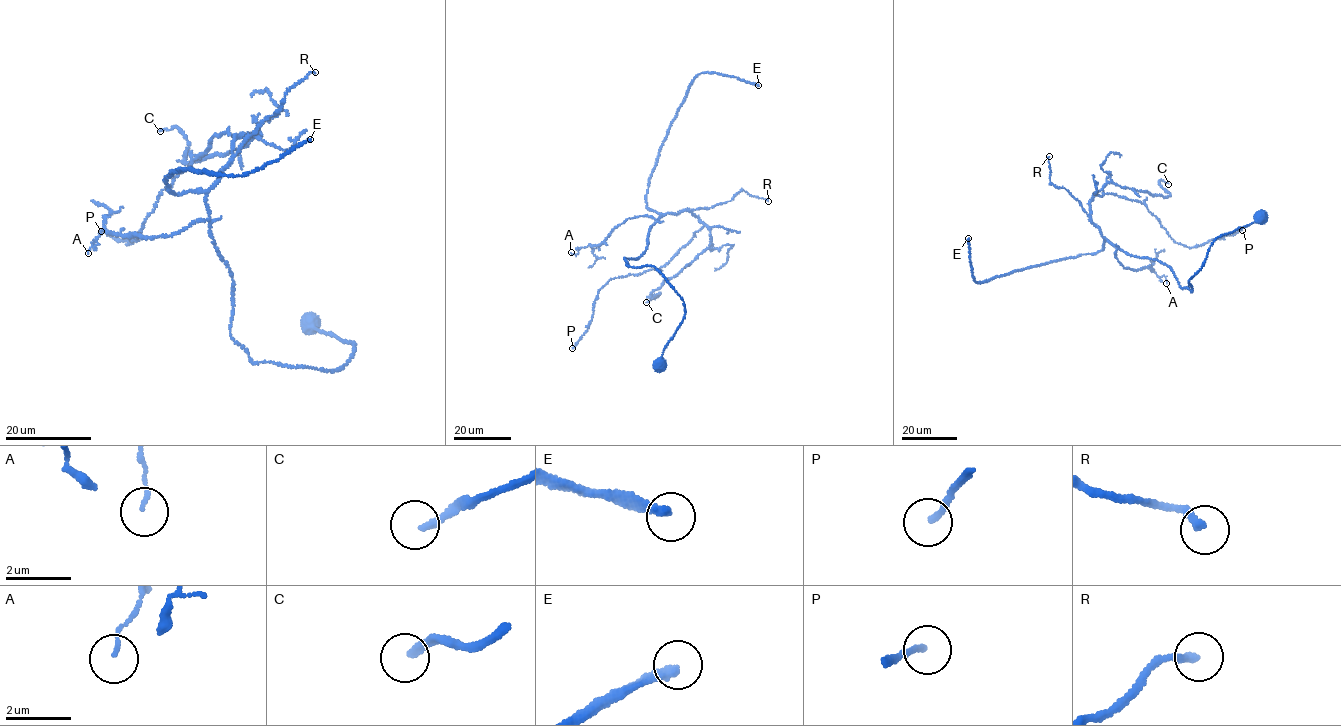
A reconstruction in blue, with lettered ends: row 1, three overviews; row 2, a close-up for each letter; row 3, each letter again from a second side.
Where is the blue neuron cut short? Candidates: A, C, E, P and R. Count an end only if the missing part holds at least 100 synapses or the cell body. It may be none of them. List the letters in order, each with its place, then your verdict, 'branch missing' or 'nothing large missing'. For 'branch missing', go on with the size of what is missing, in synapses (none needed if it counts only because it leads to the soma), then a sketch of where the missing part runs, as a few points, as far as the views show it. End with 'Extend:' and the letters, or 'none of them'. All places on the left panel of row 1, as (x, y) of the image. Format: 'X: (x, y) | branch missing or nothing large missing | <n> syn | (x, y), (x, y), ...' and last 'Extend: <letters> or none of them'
A: (88, 253) | nothing large missing
C: (160, 131) | nothing large missing
E: (310, 139) | branch missing | 190 syn
P: (101, 231) | nothing large missing
R: (315, 72) | nothing large missing
Extend: E

